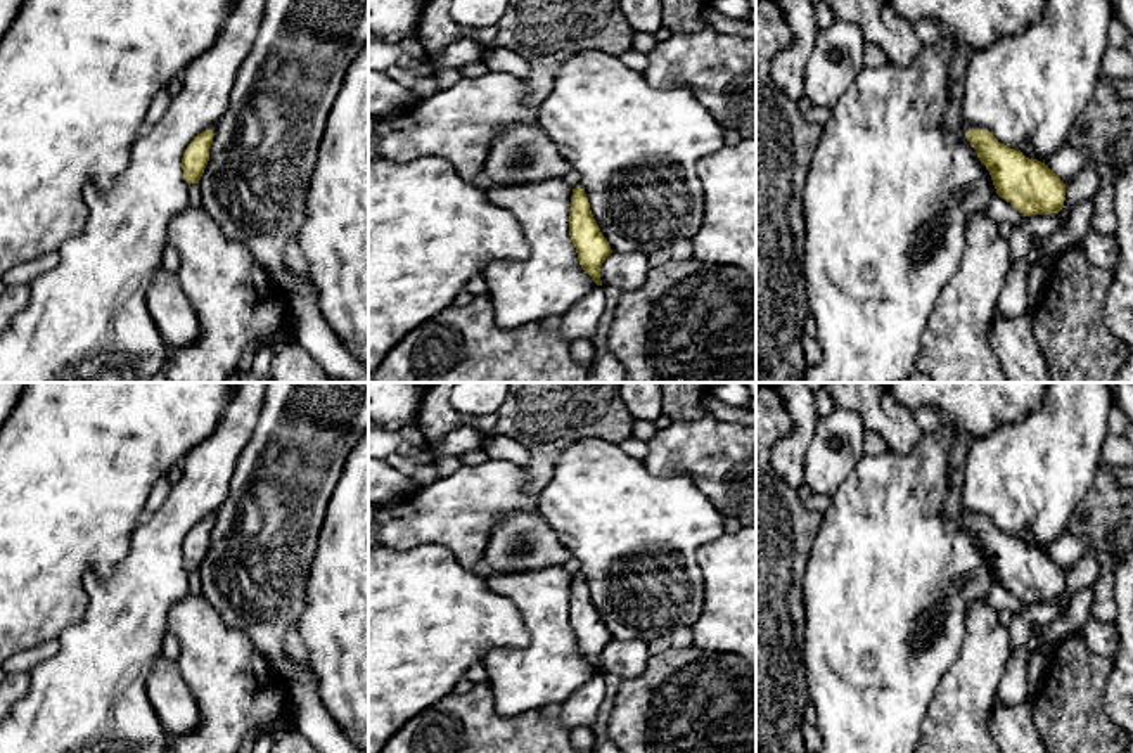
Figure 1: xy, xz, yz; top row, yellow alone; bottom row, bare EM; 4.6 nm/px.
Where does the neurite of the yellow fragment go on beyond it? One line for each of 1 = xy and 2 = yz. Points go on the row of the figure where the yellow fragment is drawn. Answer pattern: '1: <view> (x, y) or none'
1: none
2: none

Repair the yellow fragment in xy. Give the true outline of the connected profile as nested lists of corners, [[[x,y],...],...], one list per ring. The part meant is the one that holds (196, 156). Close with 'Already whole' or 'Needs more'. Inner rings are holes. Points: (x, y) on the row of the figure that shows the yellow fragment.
[[[206,130],[199,133],[185,149],[182,158],[183,178],[187,183],[199,183],[204,168],[209,161],[209,149],[213,144],[213,130]]]. Already whole

